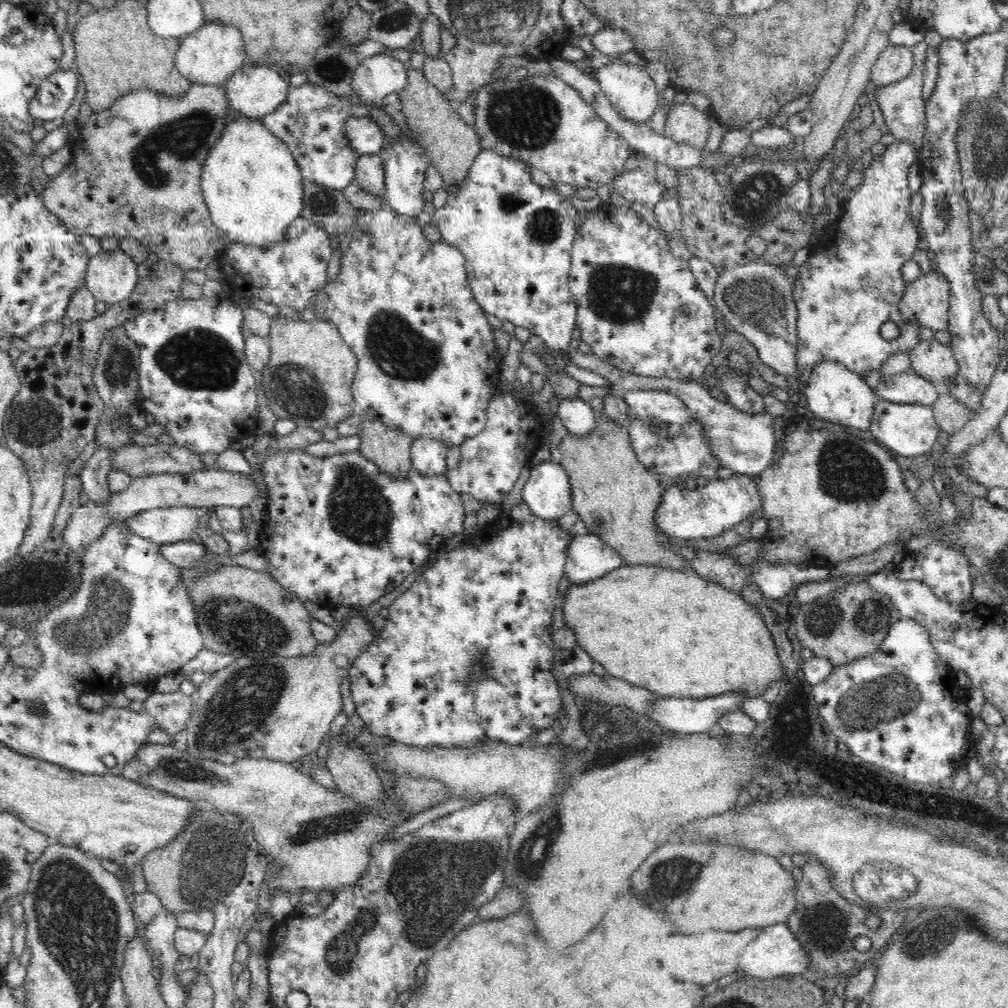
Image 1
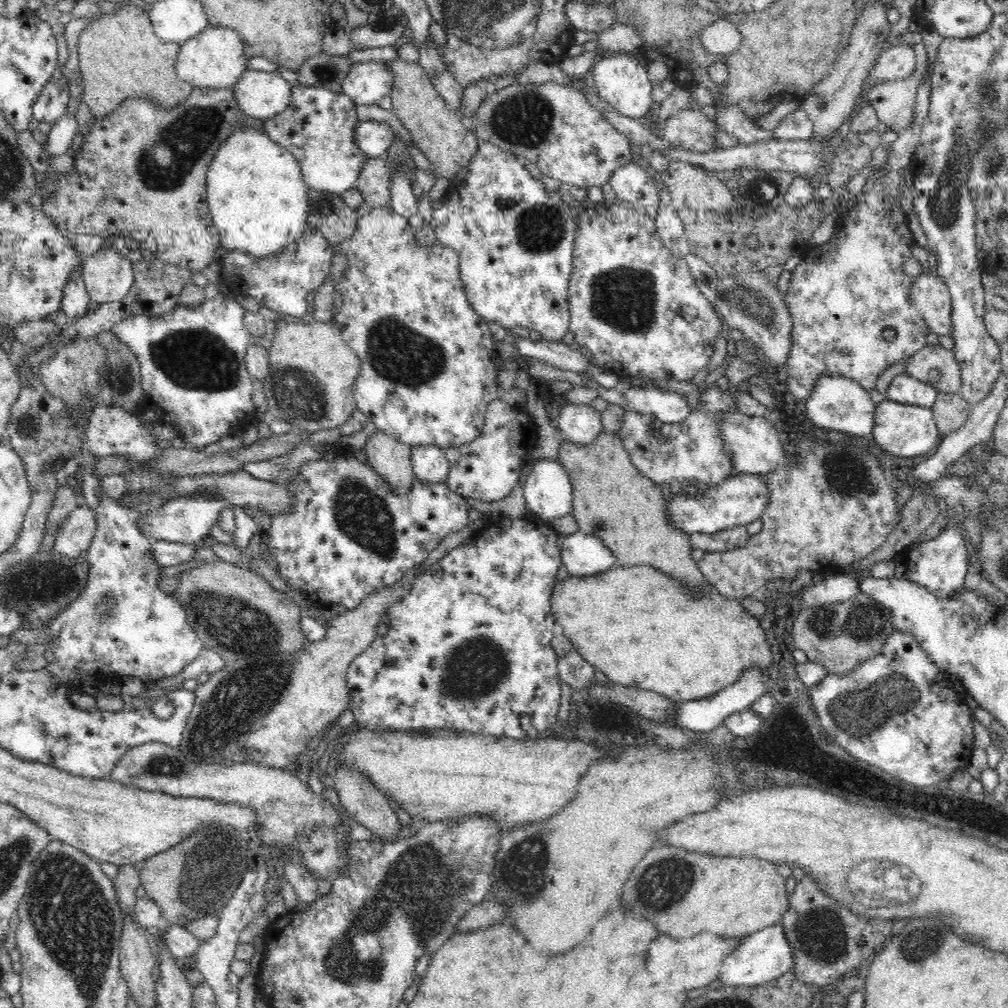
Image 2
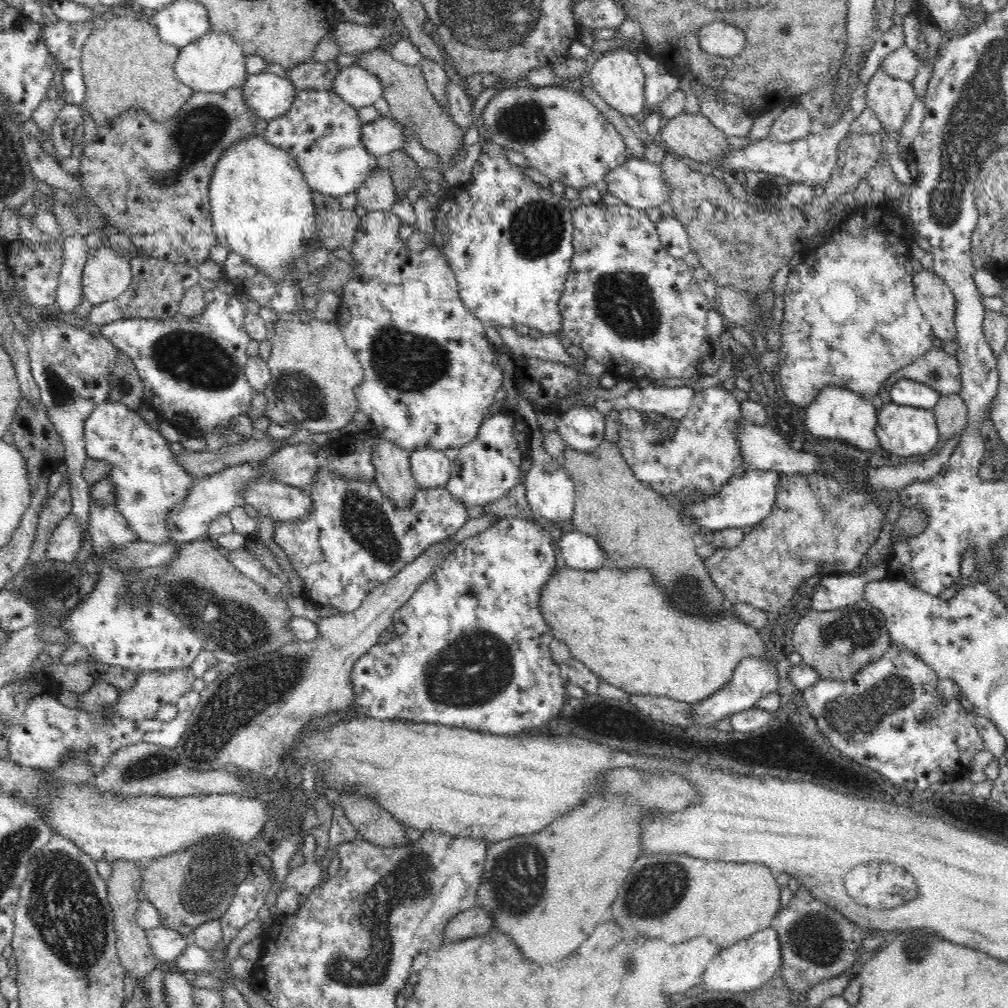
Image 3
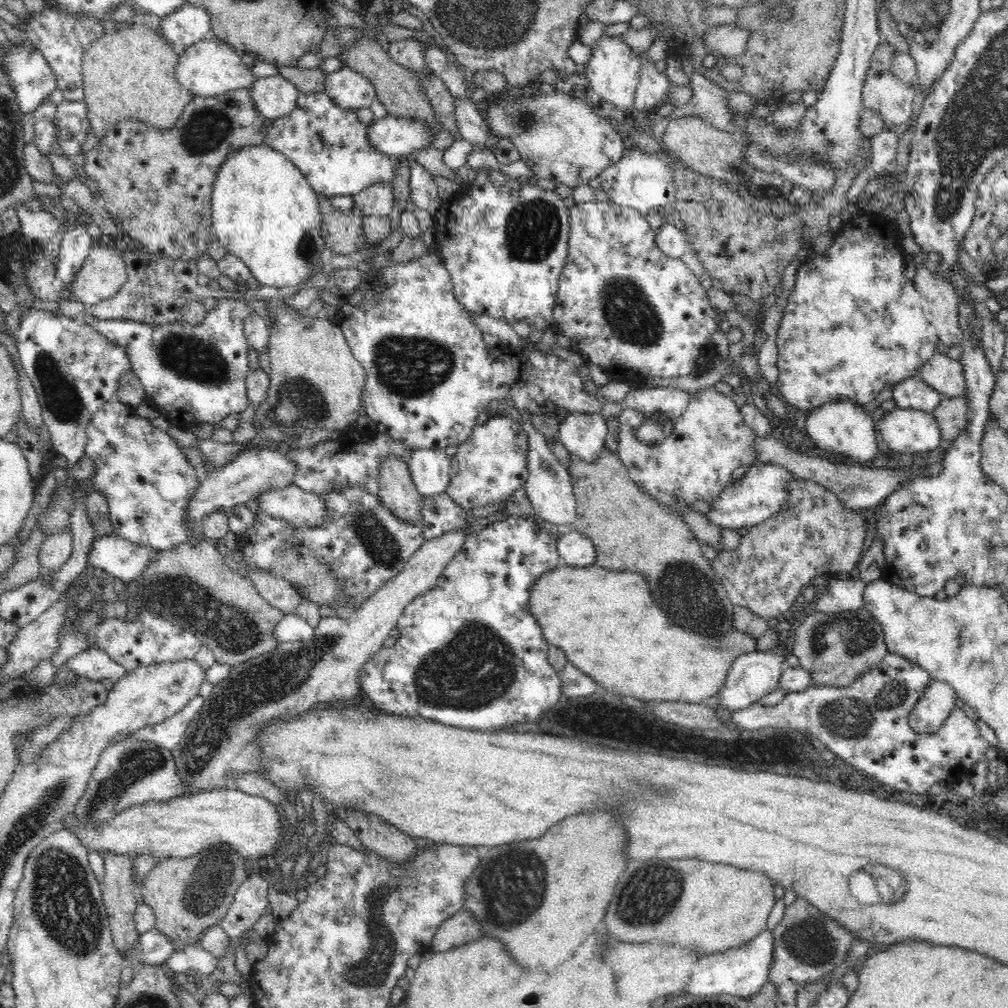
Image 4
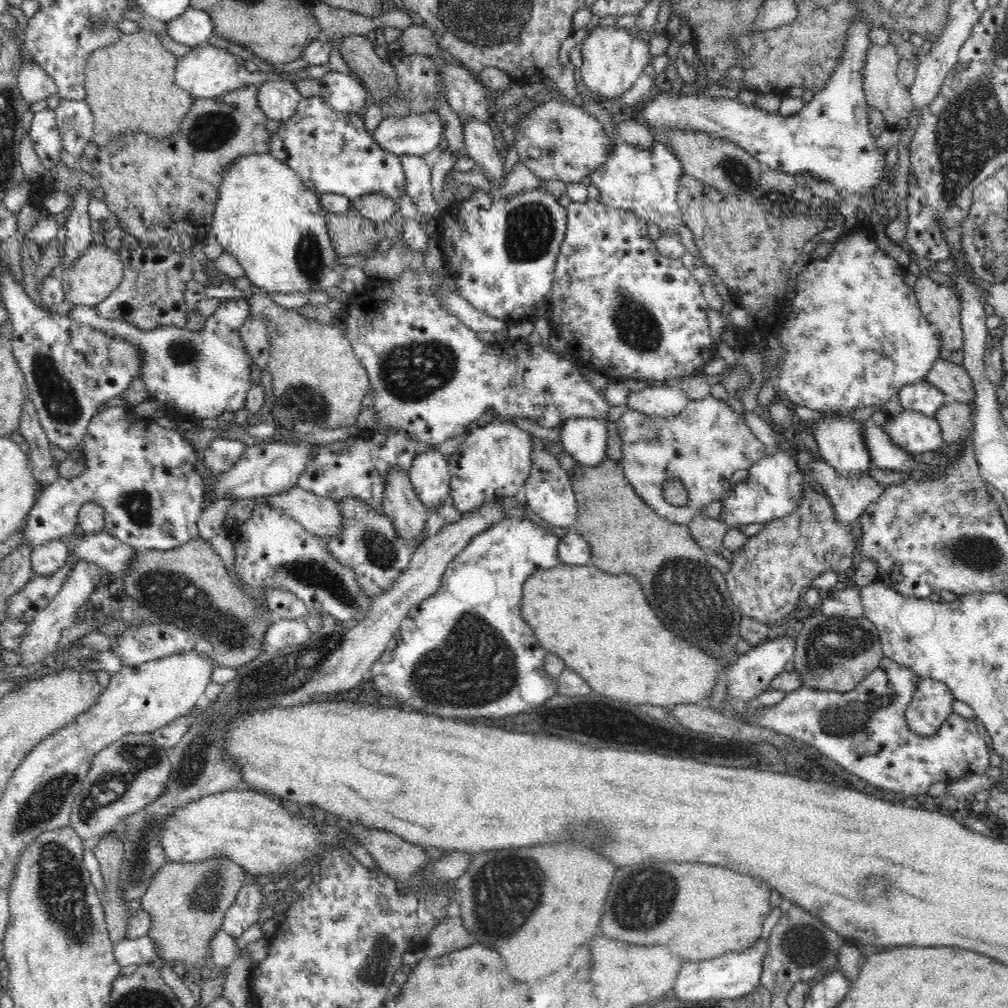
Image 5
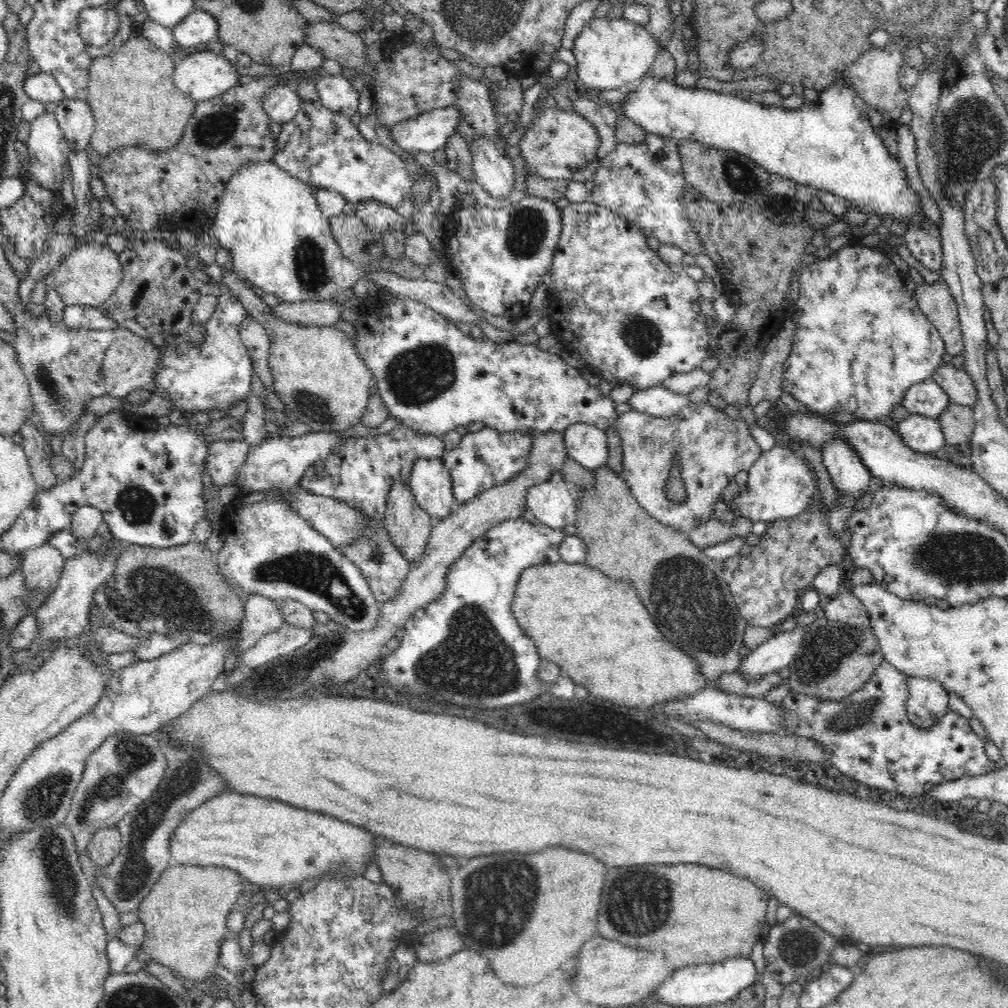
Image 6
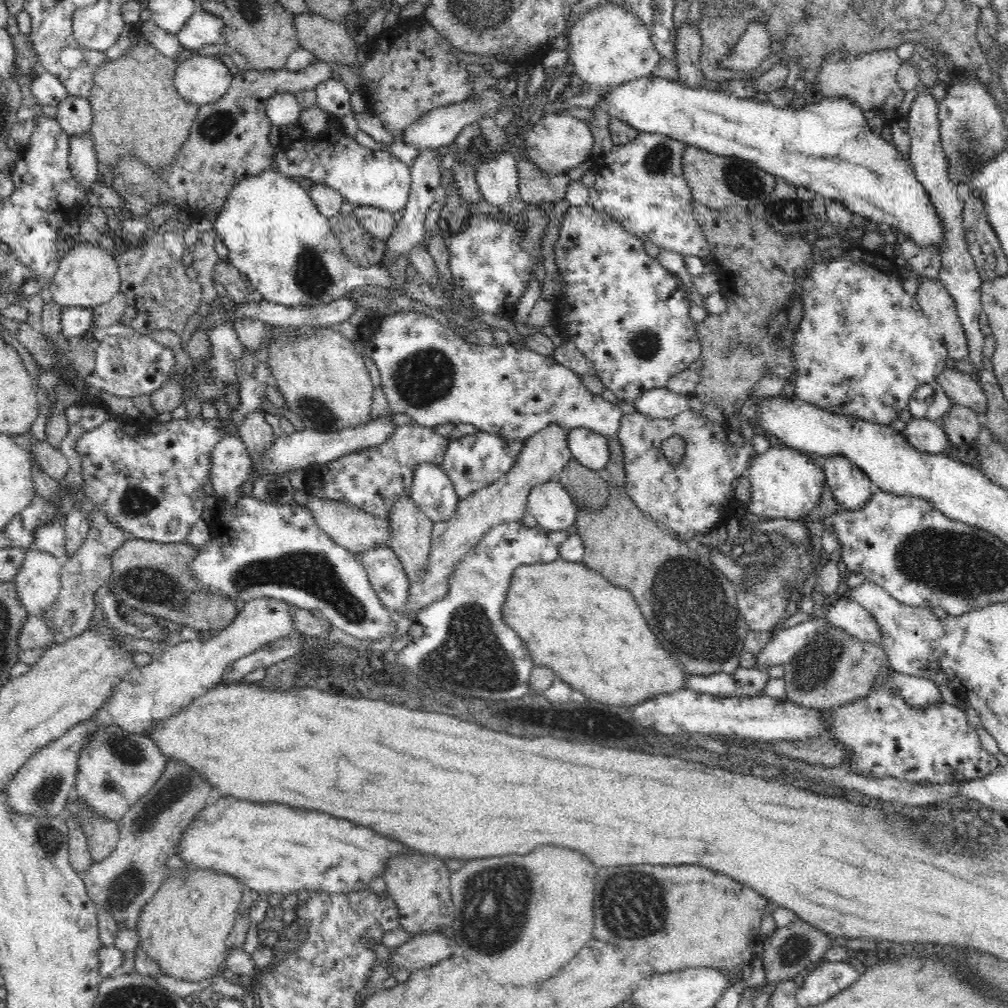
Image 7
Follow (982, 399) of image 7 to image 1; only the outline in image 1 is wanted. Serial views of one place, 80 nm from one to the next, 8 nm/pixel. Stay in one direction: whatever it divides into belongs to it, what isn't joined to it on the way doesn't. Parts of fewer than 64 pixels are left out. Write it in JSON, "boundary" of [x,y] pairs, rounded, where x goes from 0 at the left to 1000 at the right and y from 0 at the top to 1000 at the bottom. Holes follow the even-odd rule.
{"boundary":[[[928,335],[913,337],[905,345],[902,354],[903,367],[933,386],[942,381],[946,373],[951,373],[950,358],[945,352],[945,347]]]}

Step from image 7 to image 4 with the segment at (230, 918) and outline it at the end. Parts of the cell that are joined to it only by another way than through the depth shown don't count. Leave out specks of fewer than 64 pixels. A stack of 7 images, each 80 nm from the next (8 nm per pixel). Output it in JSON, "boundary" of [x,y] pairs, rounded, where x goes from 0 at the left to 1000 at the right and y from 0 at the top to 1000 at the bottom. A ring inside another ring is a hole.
{"boundary":[[[214,837],[210,841],[204,841],[188,851],[165,851],[147,865],[147,869],[141,873],[139,885],[142,887],[142,895],[153,904],[154,922],[164,927],[173,938],[174,944],[179,944],[185,938],[194,938],[198,929],[216,917],[224,909],[236,880],[246,871],[244,867],[244,855],[227,837]]]}

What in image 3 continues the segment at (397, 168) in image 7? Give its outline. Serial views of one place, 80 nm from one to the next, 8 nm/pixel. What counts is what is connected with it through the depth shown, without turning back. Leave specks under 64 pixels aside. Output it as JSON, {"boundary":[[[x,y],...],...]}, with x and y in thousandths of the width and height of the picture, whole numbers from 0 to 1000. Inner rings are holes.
{"boundary":[[[296,89],[292,97],[285,113],[266,122],[262,137],[294,158],[311,190],[335,196],[354,190],[370,169],[380,163],[359,142],[360,123],[355,108],[346,105],[329,89]]]}

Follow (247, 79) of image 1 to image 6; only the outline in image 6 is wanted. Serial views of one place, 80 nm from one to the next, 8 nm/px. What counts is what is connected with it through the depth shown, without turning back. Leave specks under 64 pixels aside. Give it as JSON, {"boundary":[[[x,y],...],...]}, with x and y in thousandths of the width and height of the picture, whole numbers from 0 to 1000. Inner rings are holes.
{"boundary":[[[275,84],[267,88],[261,97],[261,109],[271,121],[284,123],[292,120],[301,105],[293,87]]]}

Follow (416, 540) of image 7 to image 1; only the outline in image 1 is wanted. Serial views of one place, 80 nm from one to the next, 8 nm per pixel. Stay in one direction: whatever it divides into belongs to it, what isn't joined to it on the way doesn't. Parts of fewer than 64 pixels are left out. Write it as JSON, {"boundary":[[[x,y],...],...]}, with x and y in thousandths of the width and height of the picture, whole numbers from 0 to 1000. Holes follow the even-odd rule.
{"boundary":[[[362,413],[354,431],[359,434],[357,447],[363,455],[373,459],[383,470],[405,474],[405,468],[410,464],[410,437],[404,431],[366,413]]]}

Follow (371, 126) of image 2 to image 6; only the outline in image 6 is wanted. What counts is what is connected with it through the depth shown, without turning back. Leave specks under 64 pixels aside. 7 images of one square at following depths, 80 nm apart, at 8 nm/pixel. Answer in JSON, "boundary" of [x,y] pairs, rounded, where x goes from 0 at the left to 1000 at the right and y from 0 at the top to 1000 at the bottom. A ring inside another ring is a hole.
{"boundary":[[[450,104],[417,113],[385,127],[390,139],[403,151],[431,151],[441,145],[458,122],[457,110]]]}

